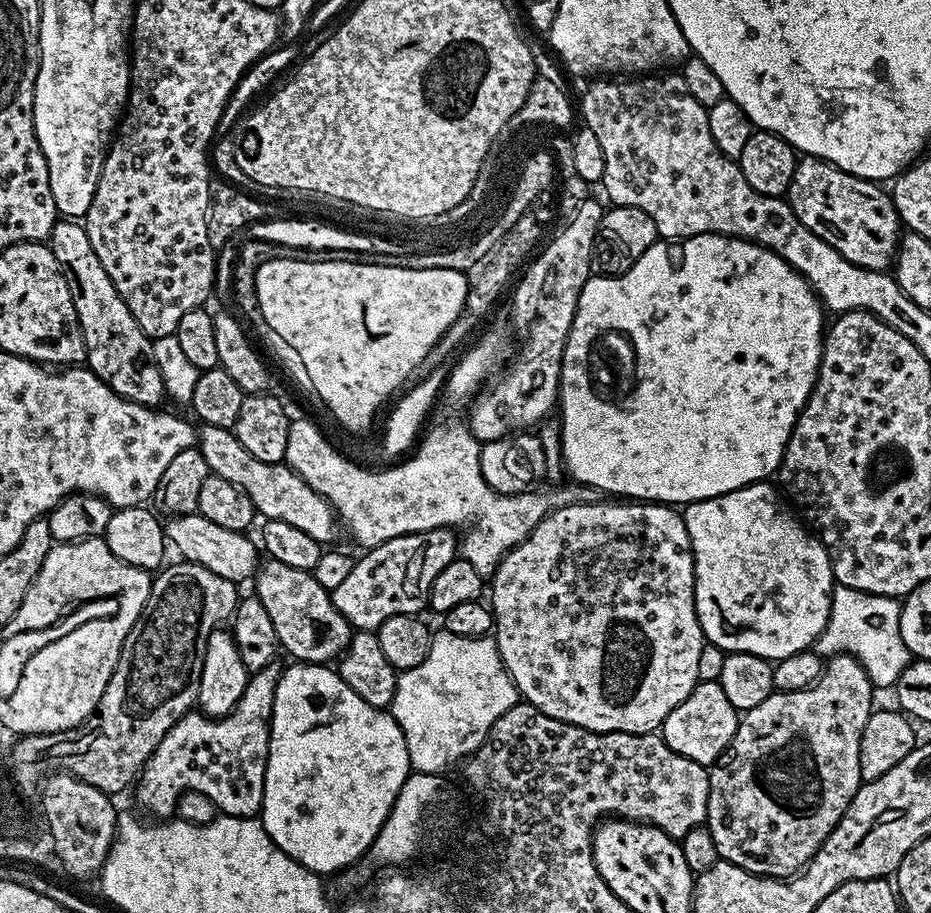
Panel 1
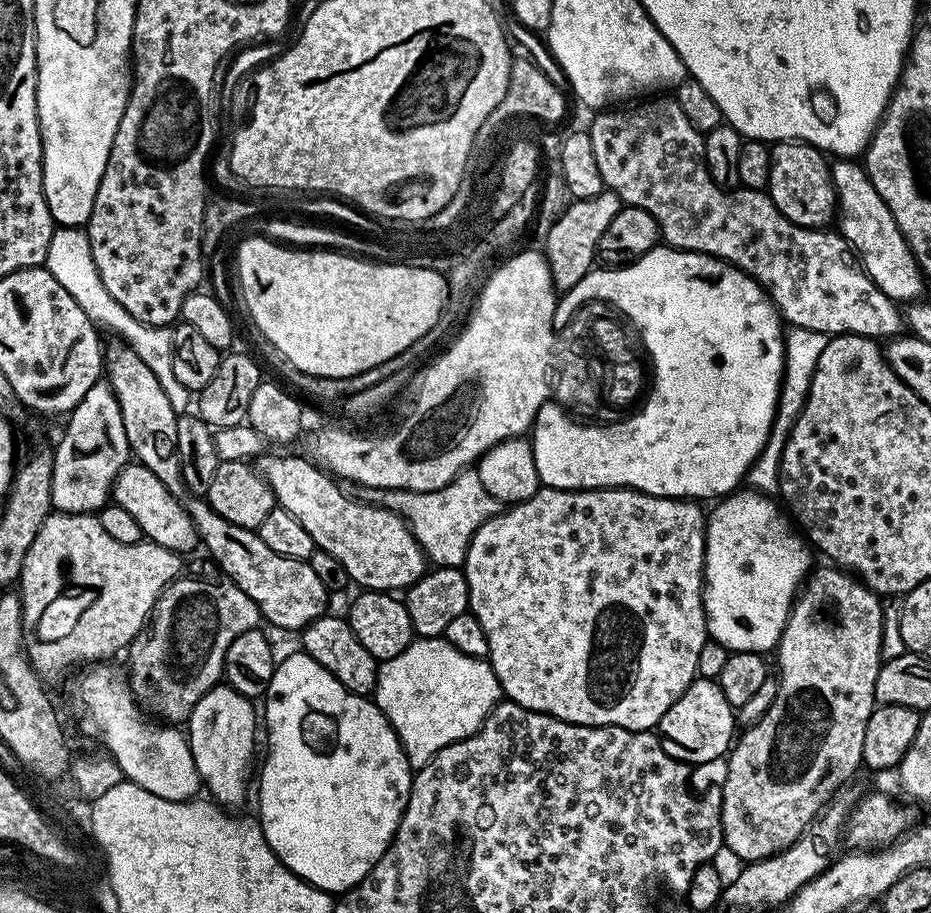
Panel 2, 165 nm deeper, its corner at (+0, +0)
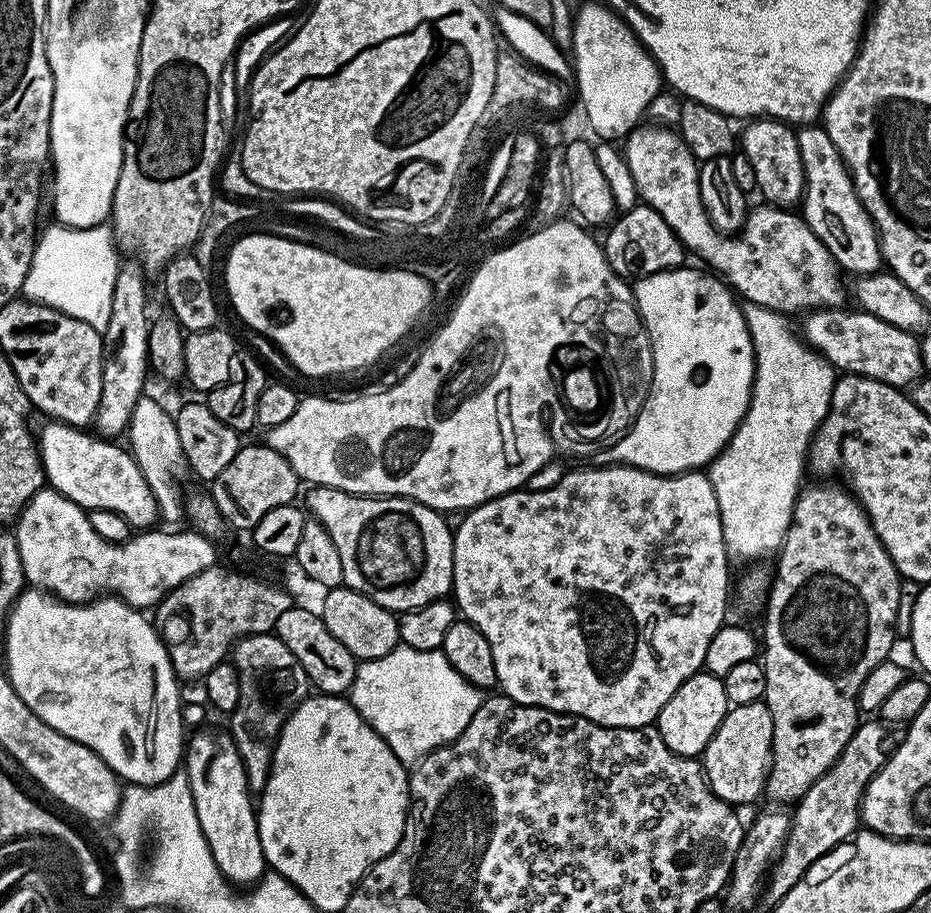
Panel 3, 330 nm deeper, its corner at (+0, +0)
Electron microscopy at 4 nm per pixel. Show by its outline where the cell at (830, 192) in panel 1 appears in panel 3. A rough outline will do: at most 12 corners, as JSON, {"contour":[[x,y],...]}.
{"contour":[[752,118],[738,144],[759,195],[799,205],[806,181],[796,132]]}

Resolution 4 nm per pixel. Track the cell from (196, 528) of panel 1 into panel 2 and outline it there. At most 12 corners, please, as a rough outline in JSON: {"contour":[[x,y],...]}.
{"contour":[[129,462],[112,500],[145,541],[187,554],[196,527],[181,497]]}

